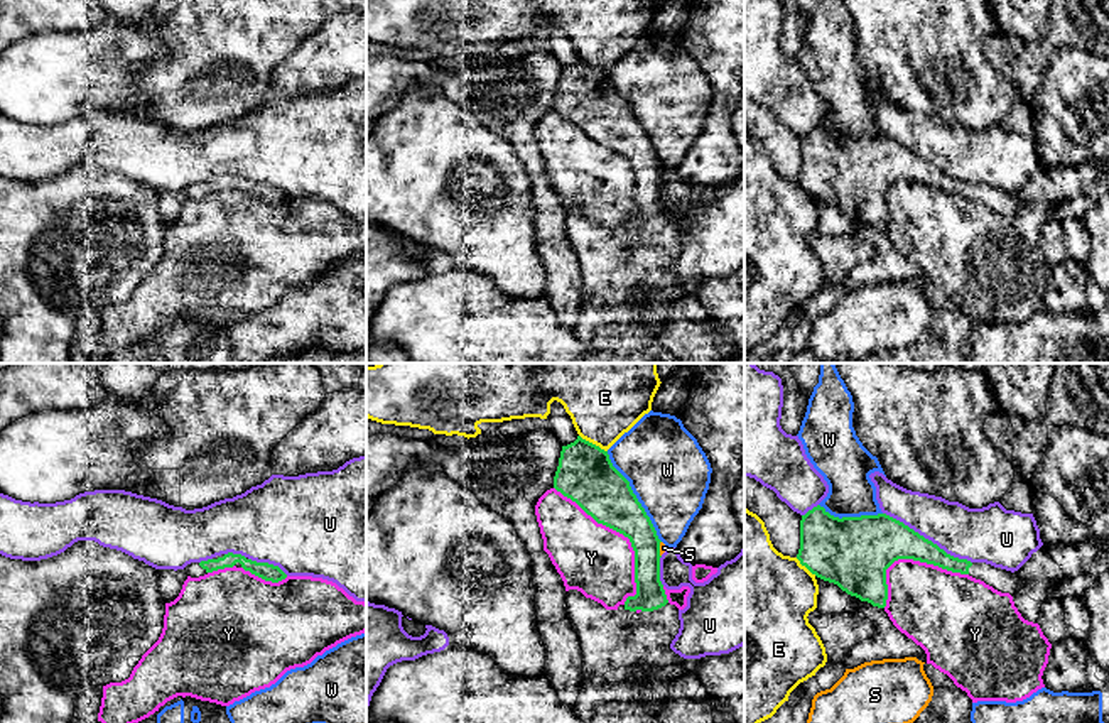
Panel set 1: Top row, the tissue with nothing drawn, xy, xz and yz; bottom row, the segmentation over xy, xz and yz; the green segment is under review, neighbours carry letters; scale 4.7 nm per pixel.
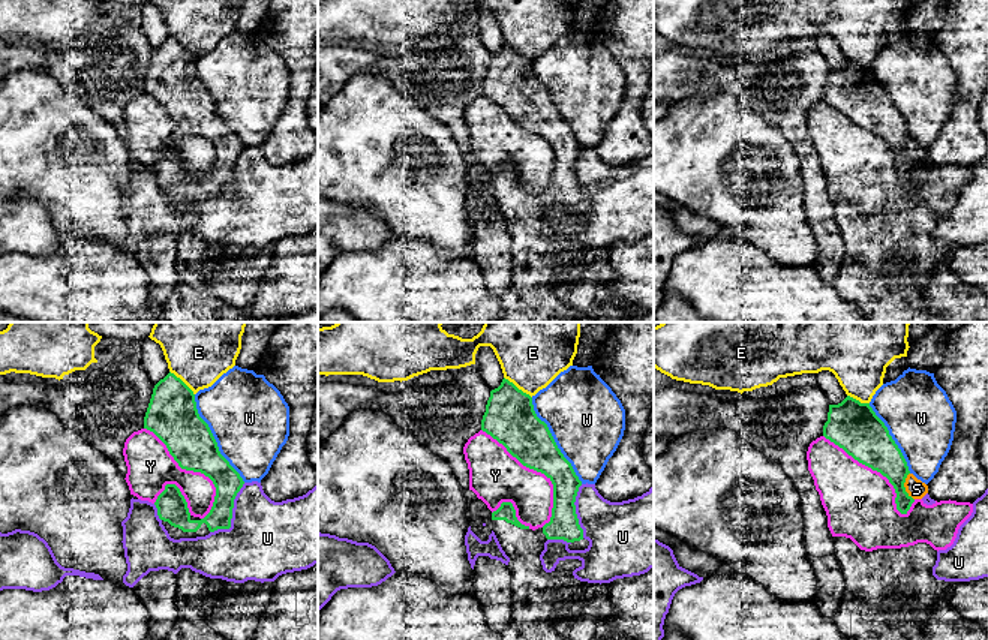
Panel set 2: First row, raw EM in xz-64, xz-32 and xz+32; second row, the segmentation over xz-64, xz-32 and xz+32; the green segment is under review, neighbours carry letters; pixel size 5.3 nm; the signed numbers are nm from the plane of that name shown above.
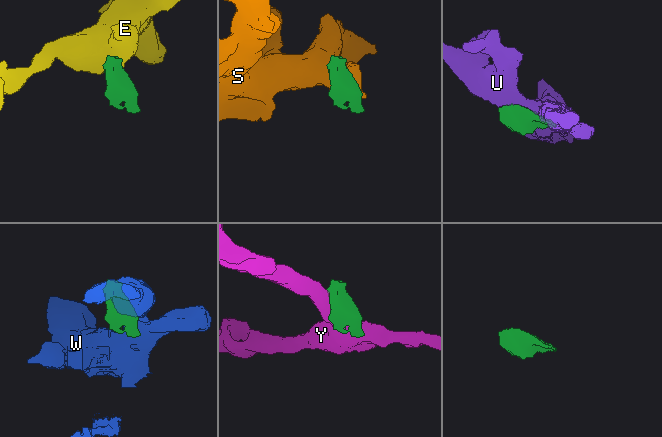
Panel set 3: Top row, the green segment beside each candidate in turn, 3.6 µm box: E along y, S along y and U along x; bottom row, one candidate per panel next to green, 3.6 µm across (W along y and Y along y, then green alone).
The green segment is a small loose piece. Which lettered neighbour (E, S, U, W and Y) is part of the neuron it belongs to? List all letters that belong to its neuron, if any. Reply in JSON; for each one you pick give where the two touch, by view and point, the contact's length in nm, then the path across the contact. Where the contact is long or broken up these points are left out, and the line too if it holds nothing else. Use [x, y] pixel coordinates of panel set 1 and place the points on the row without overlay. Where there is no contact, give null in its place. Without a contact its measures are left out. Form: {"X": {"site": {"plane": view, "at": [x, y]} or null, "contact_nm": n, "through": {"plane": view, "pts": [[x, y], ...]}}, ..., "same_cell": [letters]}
{"same_cell": []}

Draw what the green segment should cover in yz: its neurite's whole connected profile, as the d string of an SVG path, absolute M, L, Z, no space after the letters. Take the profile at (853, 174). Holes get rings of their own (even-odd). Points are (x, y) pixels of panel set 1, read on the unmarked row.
M820 127L802 137L797 181L817 199L878 230L886 228L886 191L898 181L969 196L1001 215L1018 215L1023 206L1016 193L954 179L886 135L839 140Z

